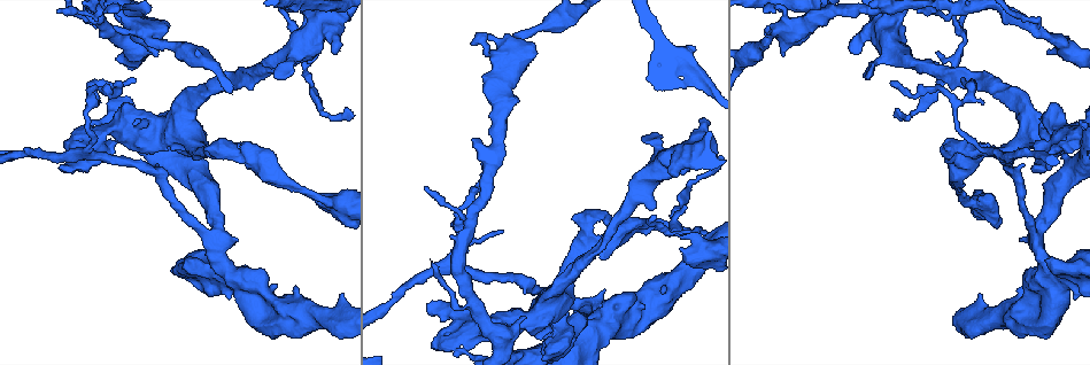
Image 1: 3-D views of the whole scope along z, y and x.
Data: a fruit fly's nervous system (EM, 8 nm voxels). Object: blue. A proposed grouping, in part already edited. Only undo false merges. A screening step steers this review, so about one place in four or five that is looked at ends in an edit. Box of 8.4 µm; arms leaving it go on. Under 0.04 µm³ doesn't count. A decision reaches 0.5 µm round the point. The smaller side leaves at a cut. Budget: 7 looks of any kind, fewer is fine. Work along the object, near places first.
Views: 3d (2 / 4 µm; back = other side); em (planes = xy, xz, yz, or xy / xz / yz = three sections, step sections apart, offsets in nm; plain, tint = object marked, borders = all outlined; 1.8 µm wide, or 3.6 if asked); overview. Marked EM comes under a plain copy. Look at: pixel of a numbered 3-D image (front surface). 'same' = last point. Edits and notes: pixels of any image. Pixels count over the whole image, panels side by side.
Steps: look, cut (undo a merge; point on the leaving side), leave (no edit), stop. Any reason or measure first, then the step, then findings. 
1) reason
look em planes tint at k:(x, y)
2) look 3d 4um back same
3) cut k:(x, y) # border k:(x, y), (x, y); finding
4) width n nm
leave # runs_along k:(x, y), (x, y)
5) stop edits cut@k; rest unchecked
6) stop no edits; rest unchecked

three arms meet
look 3d 4um back at 1:(217, 238)

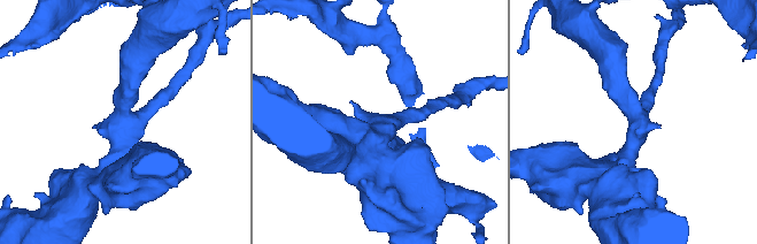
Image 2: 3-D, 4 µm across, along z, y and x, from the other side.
arms 3; arm_widths 200, 300, 320 nm
look em yz step 16 tint at 2:(123, 121)

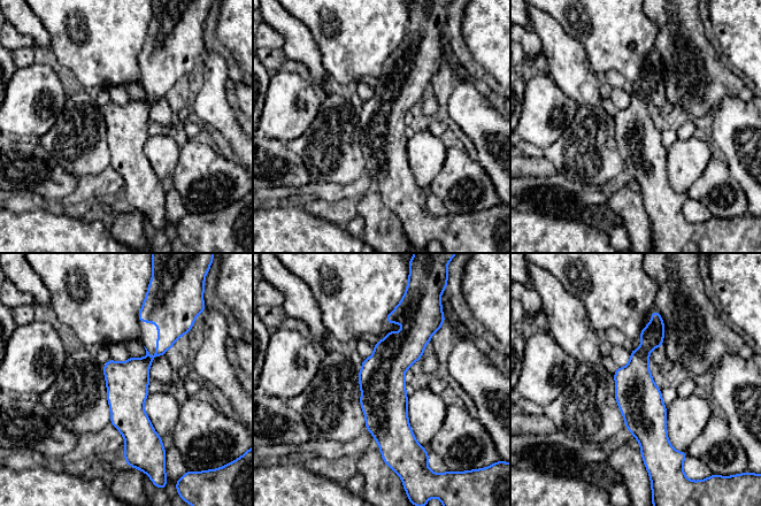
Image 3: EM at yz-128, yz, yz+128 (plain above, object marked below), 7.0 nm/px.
look em planes borders same

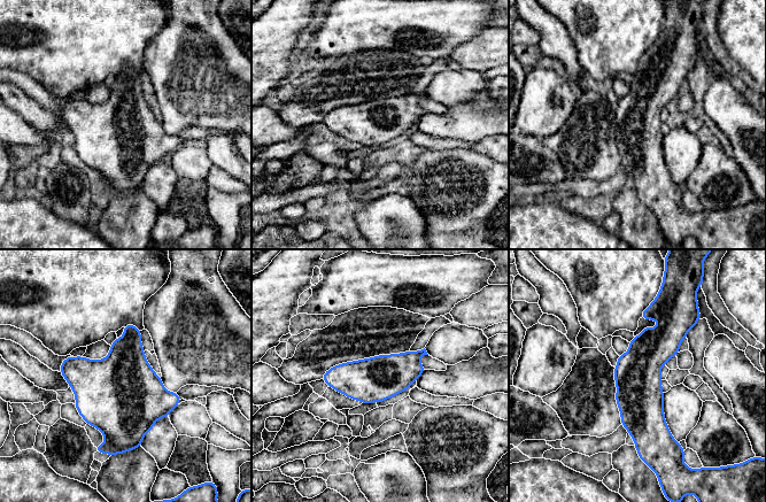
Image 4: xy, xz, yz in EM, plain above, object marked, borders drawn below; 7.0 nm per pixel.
leave # runs_along 4:(650, 310), (643, 447); all the same cell

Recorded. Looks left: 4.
sharp bend
look em planes tint at 1:(697, 147)

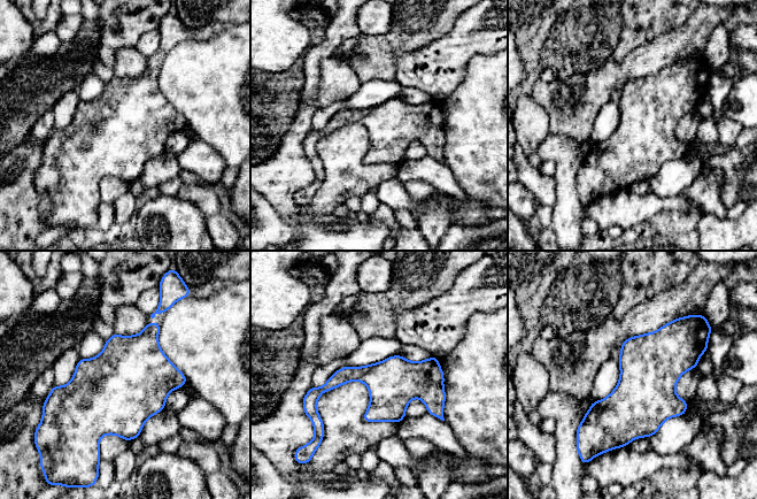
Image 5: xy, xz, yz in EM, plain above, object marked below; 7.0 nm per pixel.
leave # runs_along 5:(311, 392), (372, 375), (442, 397); all the same cell

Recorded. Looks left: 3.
thick turns thin
look em planes tint at 1:(961, 192)

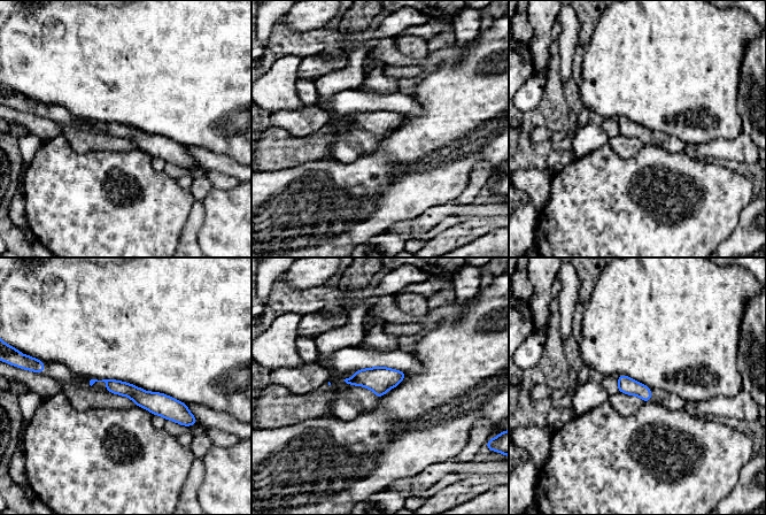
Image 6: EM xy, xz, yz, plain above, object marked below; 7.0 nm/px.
leave # all the same cell

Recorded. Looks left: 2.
stop no edits; rest unchecked

